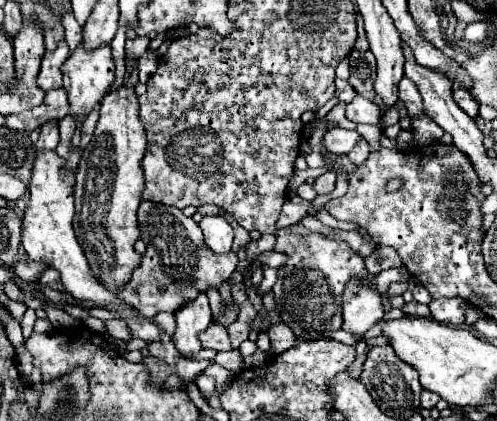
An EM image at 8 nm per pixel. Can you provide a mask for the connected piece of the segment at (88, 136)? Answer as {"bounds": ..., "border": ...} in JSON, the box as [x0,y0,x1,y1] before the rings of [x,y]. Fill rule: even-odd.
{"bounds":[80,108,99,151],"border":[[[95,108],[91,114],[85,119],[84,124],[83,124],[83,133],[82,133],[82,144],[80,144],[80,148],[81,151],[85,148],[85,146],[87,146],[87,144],[89,144],[89,142],[91,141],[93,134],[94,134],[94,130],[99,118],[99,110],[97,110],[97,108]]]}

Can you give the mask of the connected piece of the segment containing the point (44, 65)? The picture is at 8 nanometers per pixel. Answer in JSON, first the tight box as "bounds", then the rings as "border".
{"bounds":[37,38,69,90],"border":[[[65,38],[57,44],[55,50],[45,52],[43,62],[41,62],[41,72],[39,72],[39,78],[37,78],[37,84],[43,90],[53,90],[53,88],[59,88],[63,84],[61,64],[65,62],[67,56],[69,56],[69,46],[67,46]]]}

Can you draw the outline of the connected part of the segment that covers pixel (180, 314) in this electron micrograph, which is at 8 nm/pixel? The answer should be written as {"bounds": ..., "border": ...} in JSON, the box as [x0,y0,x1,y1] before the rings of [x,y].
{"bounds":[173,294,211,358],"border":[[[201,294],[201,298],[197,298],[197,302],[189,302],[185,310],[177,310],[175,320],[177,320],[177,330],[173,334],[173,344],[179,350],[179,354],[187,358],[189,354],[201,352],[203,346],[197,336],[199,332],[207,330],[211,324],[211,310],[207,296]]]}

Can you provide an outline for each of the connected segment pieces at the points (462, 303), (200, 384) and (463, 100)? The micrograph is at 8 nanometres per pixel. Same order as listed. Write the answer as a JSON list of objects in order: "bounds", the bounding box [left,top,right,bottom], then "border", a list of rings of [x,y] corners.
[{"bounds":[429,296,467,324],"border":[[[461,296],[439,298],[439,300],[431,300],[429,302],[431,316],[437,322],[447,322],[447,324],[461,324],[461,322],[465,322],[465,308],[467,308],[467,300],[461,298]]]},{"bounds":[195,374,215,402],"border":[[[199,374],[199,376],[195,378],[195,384],[197,384],[197,388],[199,388],[203,400],[209,402],[209,400],[215,396],[215,380],[213,380],[211,376]]]},{"bounds":[453,90,479,118],"border":[[[453,90],[453,96],[455,96],[455,102],[467,112],[469,118],[477,118],[479,116],[479,102],[465,90]]]}]

